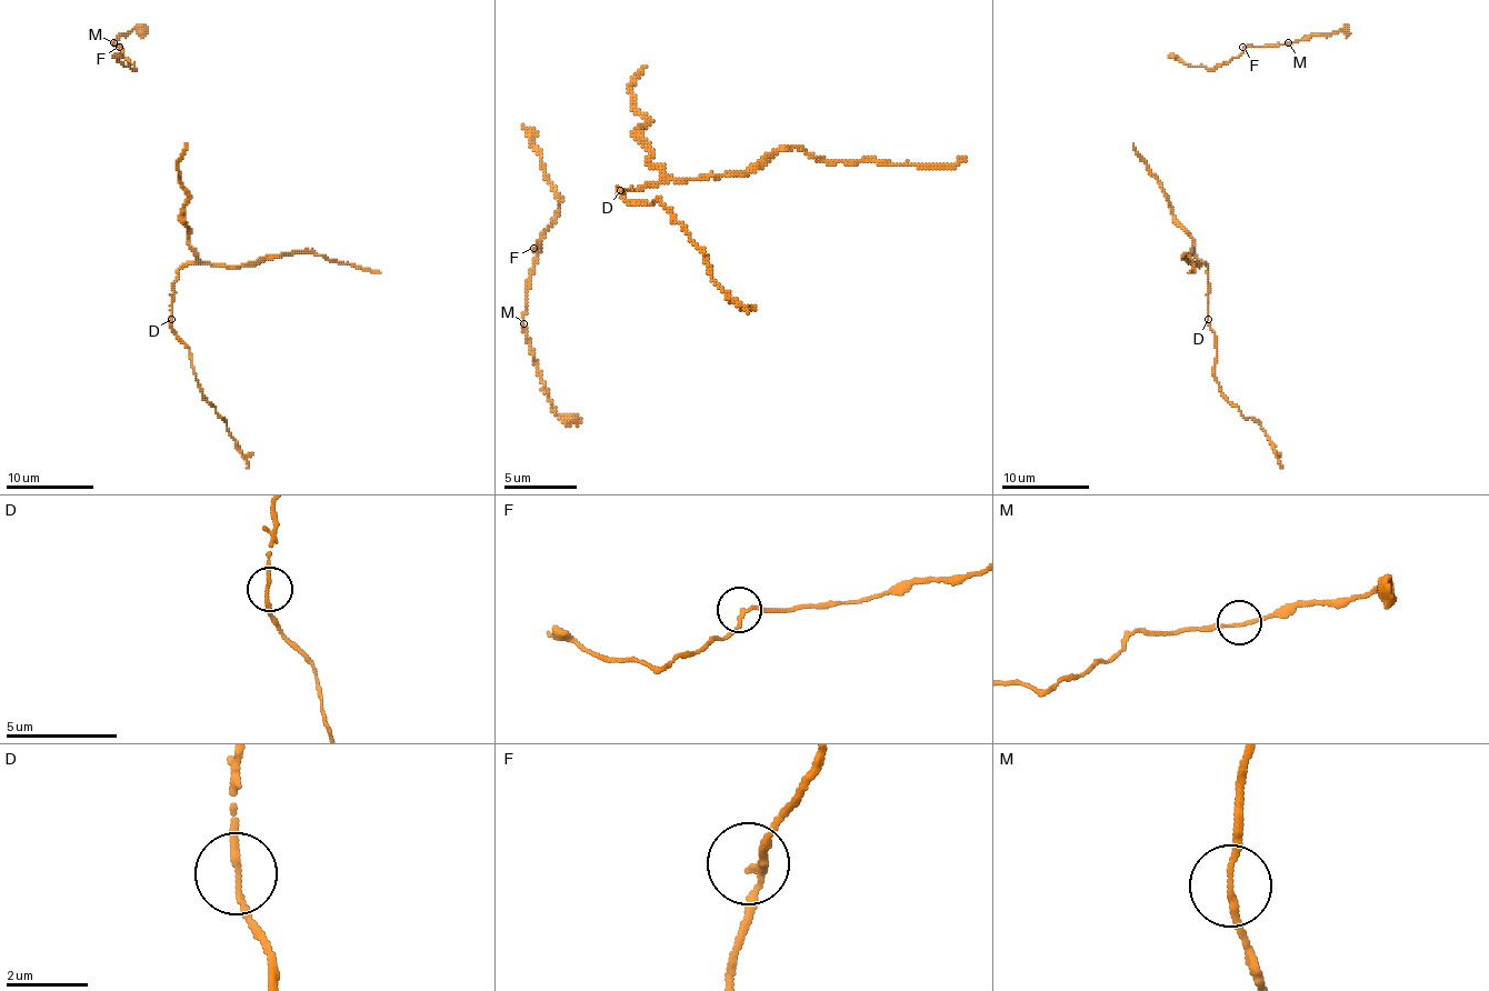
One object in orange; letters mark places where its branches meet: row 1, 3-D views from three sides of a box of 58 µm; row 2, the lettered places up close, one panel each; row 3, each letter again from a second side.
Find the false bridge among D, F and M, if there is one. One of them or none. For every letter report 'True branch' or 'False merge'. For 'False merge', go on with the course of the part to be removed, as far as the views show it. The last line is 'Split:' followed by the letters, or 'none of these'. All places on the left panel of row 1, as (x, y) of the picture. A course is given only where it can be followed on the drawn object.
D: True branch
F: True branch
M: True branch
Split: none of these

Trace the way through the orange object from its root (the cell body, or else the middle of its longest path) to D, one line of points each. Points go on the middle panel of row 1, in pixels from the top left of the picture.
D: (639, 110), (646, 118), (642, 139), (650, 153), (650, 164), (660, 172), (660, 179), (650, 187), (620, 190)

